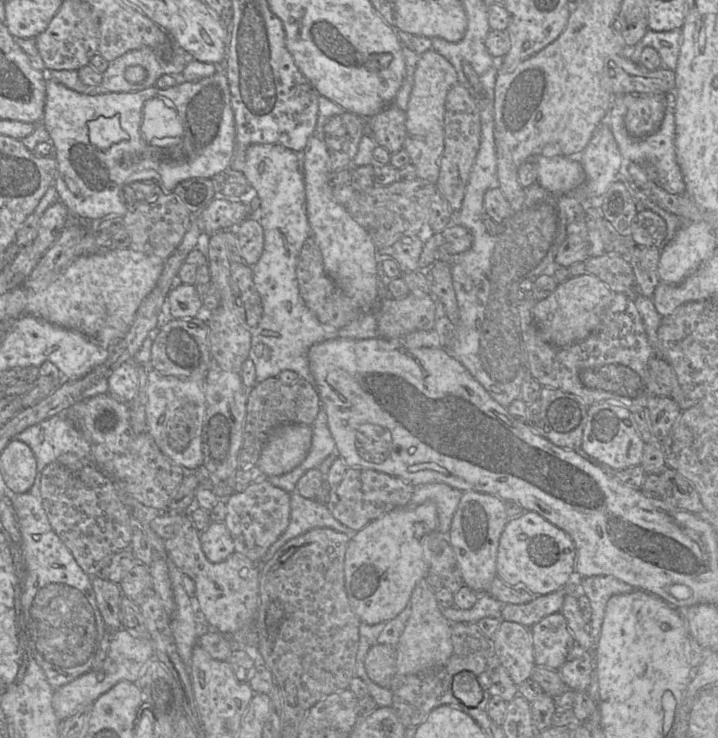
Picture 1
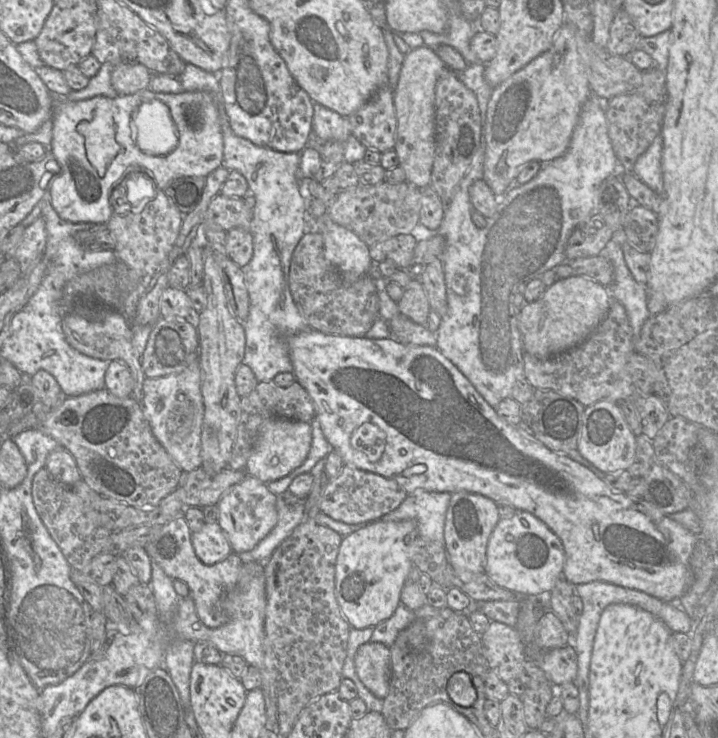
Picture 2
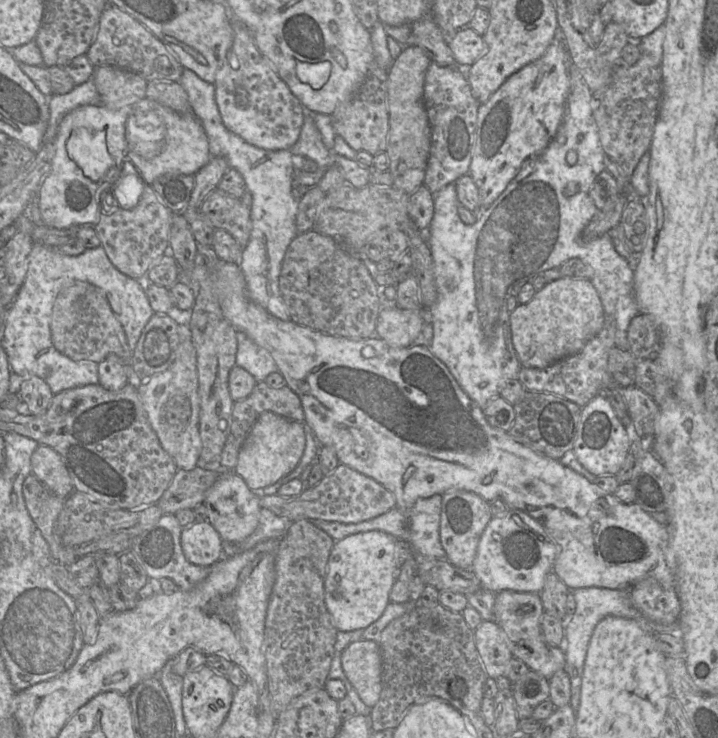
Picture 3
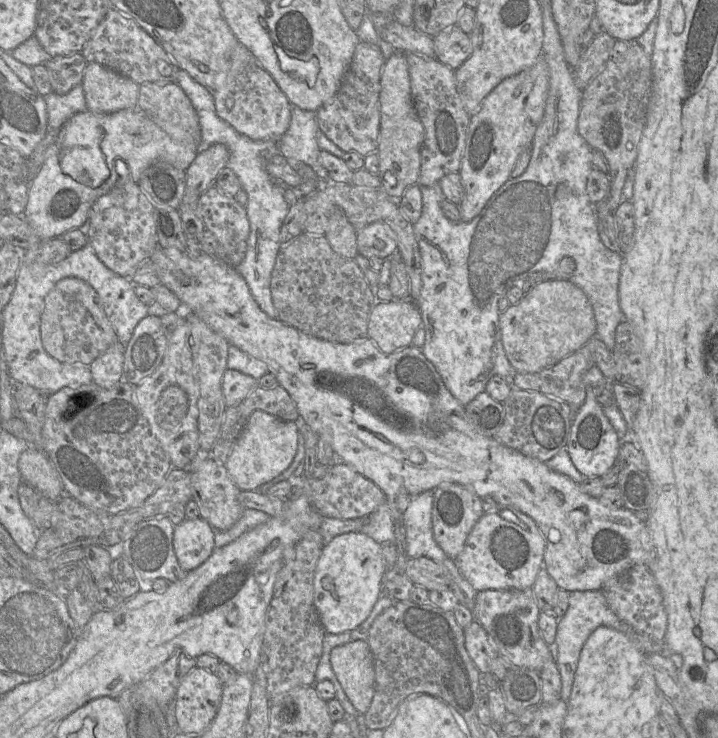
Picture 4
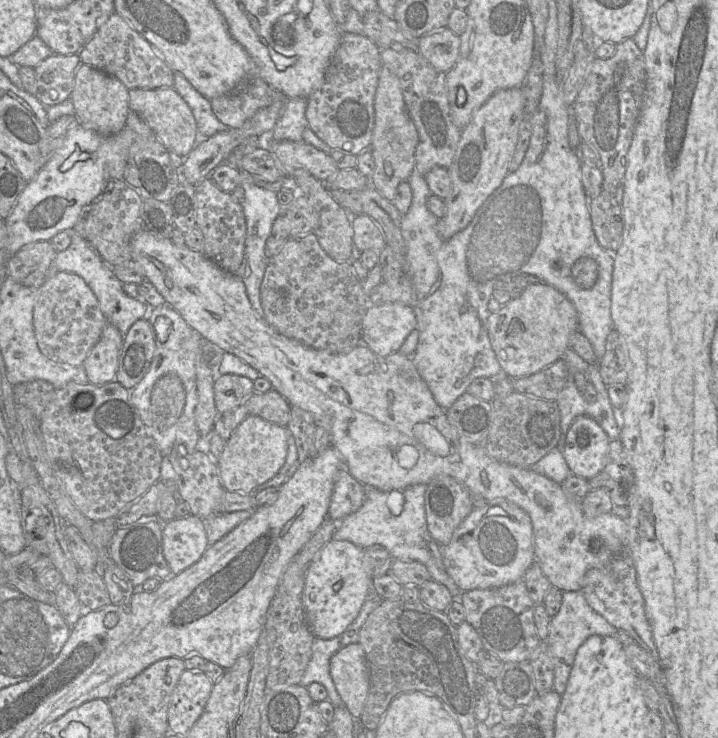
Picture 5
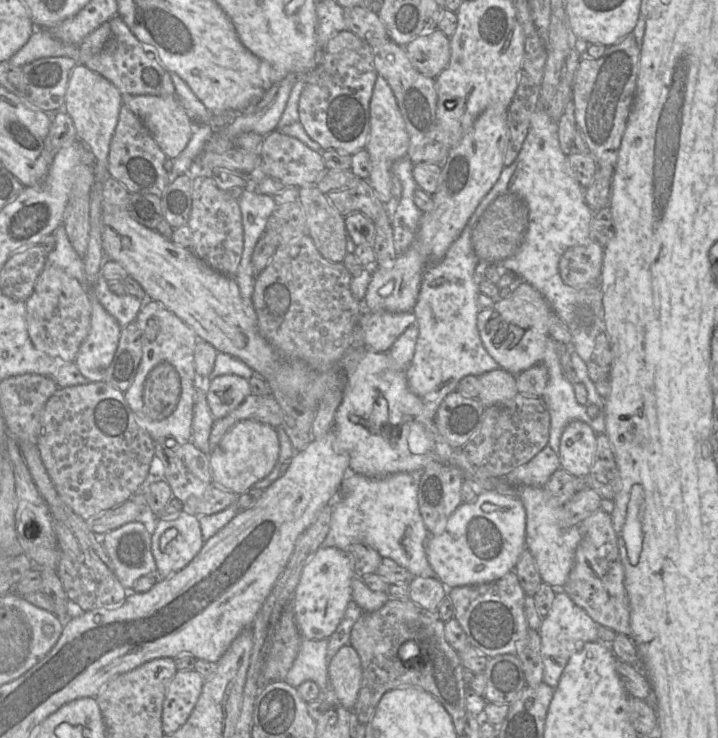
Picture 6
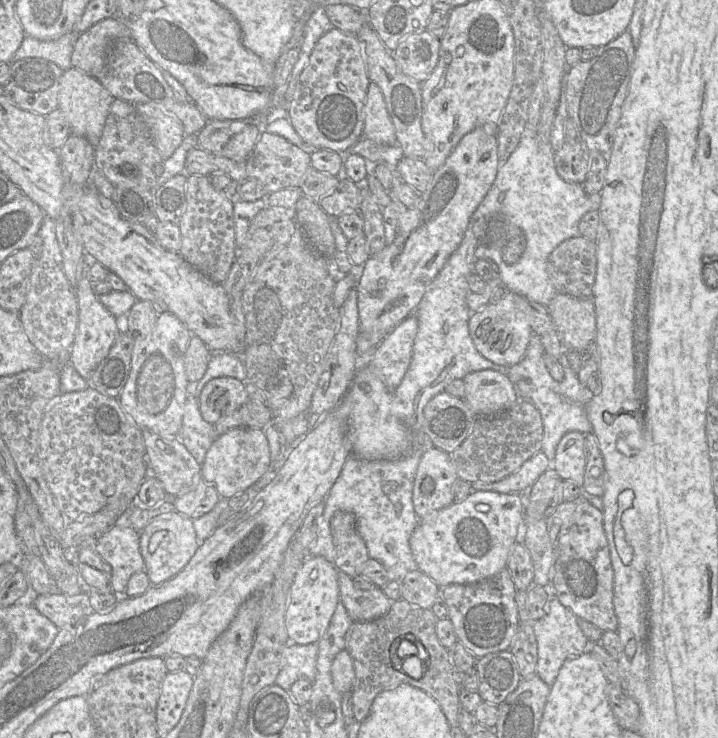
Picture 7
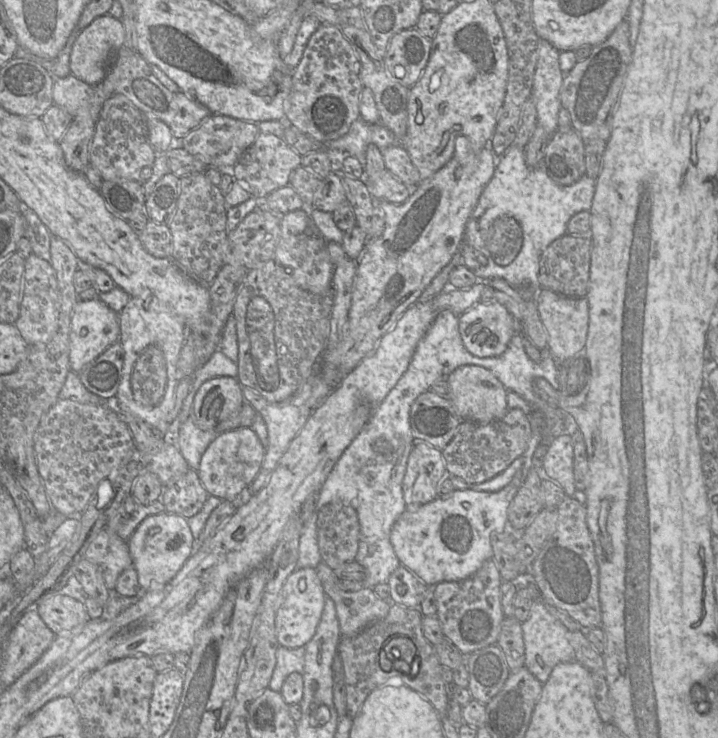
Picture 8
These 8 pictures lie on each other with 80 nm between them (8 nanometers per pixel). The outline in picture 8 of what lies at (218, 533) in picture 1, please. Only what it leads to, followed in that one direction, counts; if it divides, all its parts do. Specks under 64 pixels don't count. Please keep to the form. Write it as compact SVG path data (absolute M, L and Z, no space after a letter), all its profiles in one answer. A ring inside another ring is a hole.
M163 512L146 517L127 541L142 592L158 589L172 580L196 549L187 518Z

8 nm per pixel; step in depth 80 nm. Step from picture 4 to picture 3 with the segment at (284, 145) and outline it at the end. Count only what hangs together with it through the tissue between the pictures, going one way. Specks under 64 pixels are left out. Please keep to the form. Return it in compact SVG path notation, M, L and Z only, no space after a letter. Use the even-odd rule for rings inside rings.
M307 112L296 143L289 149L293 155L313 160L320 168L329 168L334 163L334 157L323 143L313 116Z

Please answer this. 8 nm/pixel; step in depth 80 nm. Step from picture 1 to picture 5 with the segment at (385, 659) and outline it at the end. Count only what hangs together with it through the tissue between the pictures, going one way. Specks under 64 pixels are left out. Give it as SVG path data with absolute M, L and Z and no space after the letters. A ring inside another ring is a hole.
M348 644L334 653L329 670L335 688L345 707L359 718L369 692L369 669L361 644Z

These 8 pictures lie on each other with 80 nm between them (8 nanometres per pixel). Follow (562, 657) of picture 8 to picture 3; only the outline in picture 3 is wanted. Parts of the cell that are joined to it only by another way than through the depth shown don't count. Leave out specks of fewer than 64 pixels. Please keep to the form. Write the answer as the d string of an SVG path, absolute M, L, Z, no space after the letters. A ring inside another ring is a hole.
M585 587L570 589L570 594L572 594L575 599L576 609L571 619L564 626L565 641L562 648L565 653L566 662L563 670L569 676L571 683L571 698L569 705L571 705L576 712L580 704L584 663L589 641L596 625L602 619L607 616L632 619L638 623L641 629L649 634L677 633L678 627L677 622L676 624L663 625L645 618L641 612L631 604L628 589Z

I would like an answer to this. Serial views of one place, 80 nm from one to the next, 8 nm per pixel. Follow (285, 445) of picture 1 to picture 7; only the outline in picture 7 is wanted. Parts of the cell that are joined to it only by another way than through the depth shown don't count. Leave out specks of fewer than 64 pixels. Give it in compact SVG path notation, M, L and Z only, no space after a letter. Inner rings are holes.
M234 428L214 440L201 465L201 476L215 487L220 498L230 499L253 486L270 463L269 444L262 429Z

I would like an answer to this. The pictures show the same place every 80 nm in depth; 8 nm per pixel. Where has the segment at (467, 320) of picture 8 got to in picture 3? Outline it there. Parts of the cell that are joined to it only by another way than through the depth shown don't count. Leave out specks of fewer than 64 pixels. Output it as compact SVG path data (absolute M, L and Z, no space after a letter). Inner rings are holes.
M561 278L549 282L525 304L510 314L513 348L523 368L546 368L552 363L580 351L604 326L605 313L600 297L589 279Z

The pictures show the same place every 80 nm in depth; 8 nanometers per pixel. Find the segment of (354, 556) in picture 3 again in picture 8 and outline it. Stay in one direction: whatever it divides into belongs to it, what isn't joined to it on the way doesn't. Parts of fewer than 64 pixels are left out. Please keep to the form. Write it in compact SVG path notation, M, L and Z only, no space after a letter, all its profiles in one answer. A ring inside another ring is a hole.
M315 568L296 569L288 576L282 587L275 618L275 633L279 646L298 648L311 640L319 624L325 599L326 594Z

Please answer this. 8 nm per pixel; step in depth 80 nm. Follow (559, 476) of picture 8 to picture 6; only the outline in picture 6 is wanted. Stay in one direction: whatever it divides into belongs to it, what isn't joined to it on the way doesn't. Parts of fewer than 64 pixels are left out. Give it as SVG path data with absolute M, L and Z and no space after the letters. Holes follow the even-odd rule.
M573 421L565 428L560 439L561 468L575 477L586 477L596 451L596 433L586 423Z

